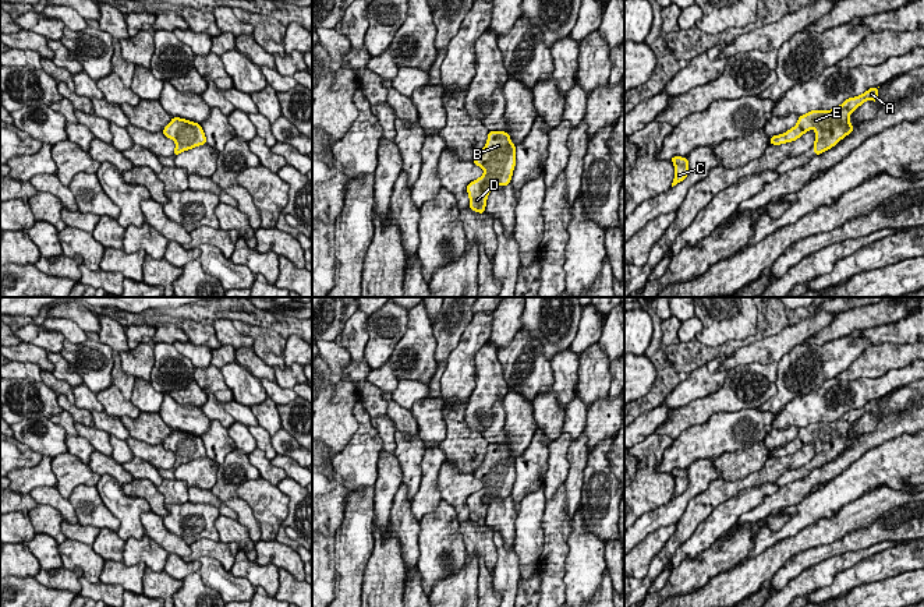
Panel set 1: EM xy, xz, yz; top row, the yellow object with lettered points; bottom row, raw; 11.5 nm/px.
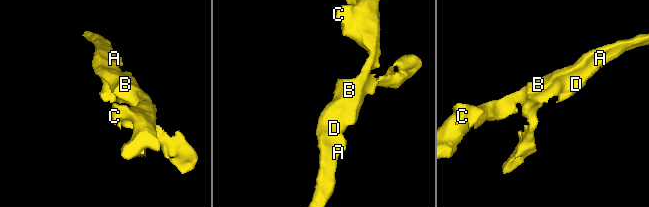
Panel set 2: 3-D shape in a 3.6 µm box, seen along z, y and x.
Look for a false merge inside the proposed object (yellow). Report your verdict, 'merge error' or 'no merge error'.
no merge error

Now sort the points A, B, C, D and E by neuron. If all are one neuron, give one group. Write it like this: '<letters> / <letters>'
A B C D E

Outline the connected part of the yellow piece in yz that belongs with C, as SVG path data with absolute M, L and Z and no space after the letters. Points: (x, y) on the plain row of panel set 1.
M673 469L670 472L675 477L675 493L672 495L672 500L677 495L683 494L687 490L688 486L688 473L687 470Z

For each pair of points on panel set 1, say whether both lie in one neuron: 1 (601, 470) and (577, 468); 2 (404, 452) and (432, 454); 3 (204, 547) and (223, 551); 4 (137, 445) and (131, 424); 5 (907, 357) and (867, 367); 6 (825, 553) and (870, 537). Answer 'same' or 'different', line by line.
1: different
2: different
3: same
4: different
5: same
6: same

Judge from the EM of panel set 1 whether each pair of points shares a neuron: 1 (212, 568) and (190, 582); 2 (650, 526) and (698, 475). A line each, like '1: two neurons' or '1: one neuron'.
1: two neurons
2: one neuron

